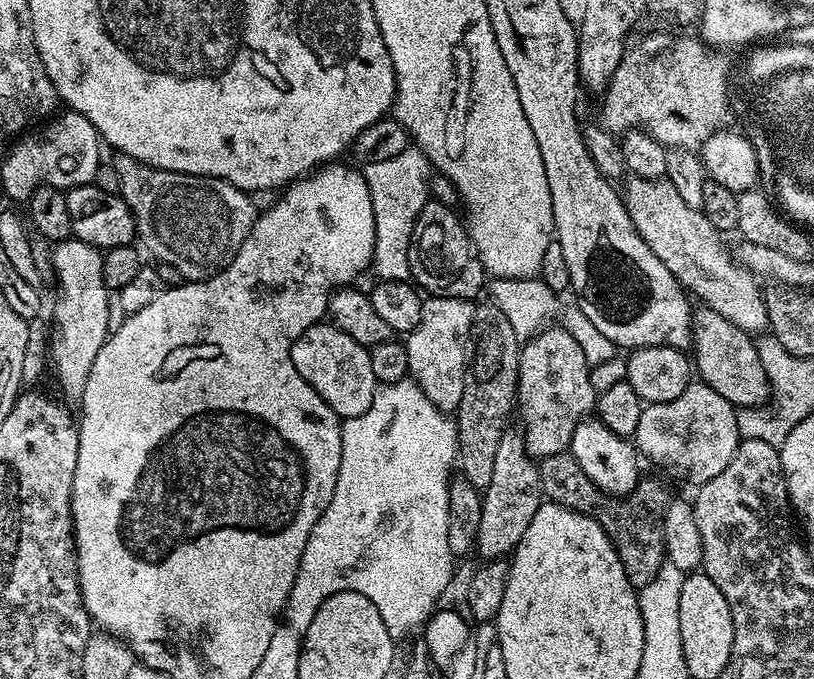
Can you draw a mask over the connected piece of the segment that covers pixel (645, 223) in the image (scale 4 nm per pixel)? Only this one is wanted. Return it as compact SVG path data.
M633 175L631 179L632 181L628 184L628 193L625 191L622 196L630 218L638 234L646 242L646 246L650 246L650 250L654 250L654 254L662 258L666 270L674 274L680 287L694 296L696 293L700 302L709 308L718 310L722 318L730 318L730 322L734 322L734 326L738 326L742 331L749 334L763 333L768 328L768 305L762 292L760 296L760 288L756 285L757 277L737 263L731 253L728 254L723 242L720 241L723 240L721 233L717 232L716 227L704 217L703 211L690 206L686 198L682 198L682 194L672 184L671 179L646 180L637 175Z

